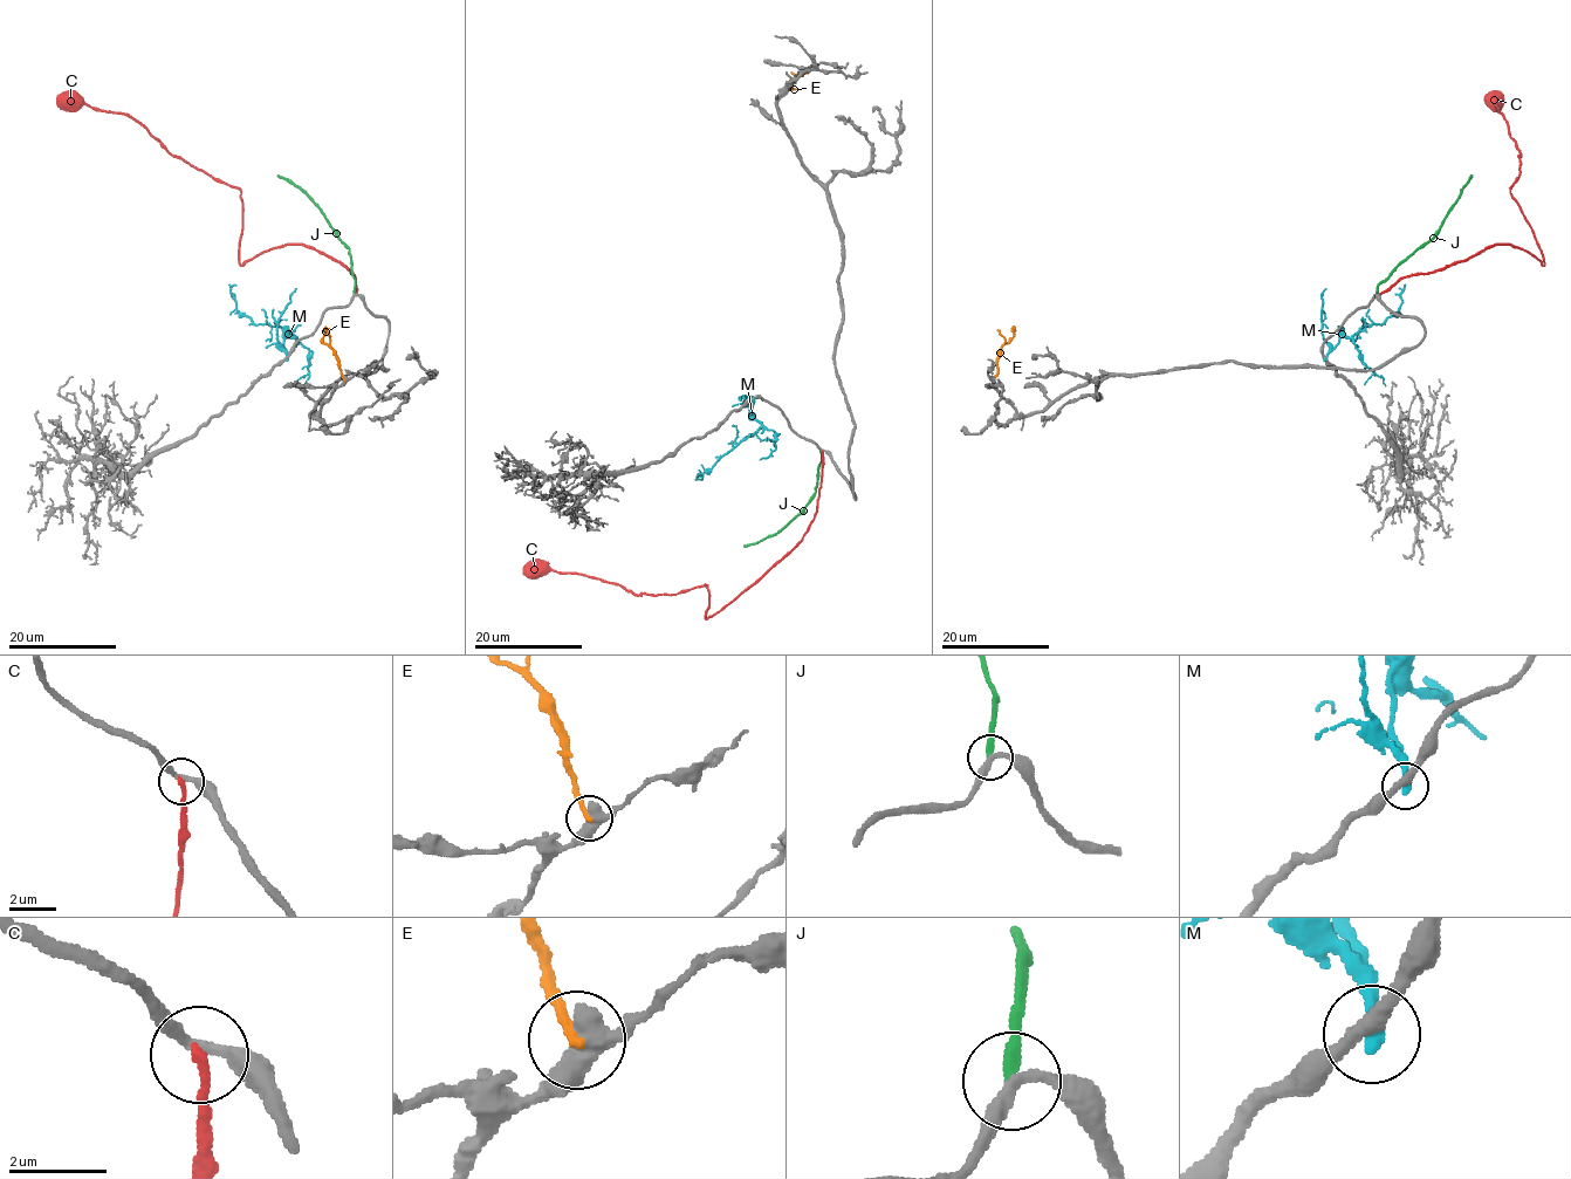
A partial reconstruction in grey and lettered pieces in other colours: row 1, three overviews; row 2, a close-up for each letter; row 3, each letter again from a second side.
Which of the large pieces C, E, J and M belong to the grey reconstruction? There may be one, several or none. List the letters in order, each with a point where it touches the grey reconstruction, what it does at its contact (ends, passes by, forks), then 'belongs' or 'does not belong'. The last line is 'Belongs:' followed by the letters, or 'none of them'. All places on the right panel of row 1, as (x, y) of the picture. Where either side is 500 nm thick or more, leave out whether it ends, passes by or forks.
C: meets grey at (1377, 295); it ends there; does not belong
E: meets grey at (992, 379); it ends there; does not belong
J: meets grey at (1376, 295); it ends there; belongs
M: meets grey at (1325, 358); it ends there; does not belong
Belongs: J

